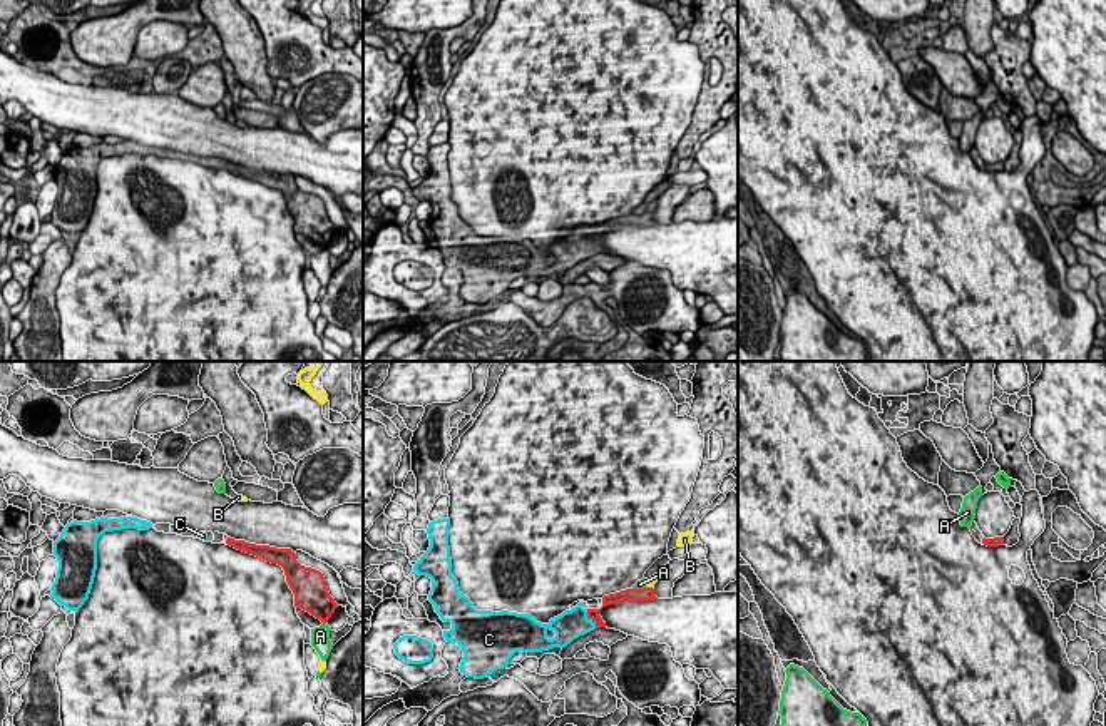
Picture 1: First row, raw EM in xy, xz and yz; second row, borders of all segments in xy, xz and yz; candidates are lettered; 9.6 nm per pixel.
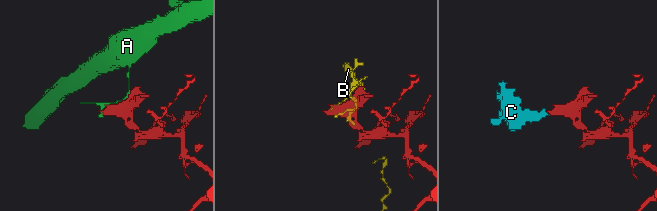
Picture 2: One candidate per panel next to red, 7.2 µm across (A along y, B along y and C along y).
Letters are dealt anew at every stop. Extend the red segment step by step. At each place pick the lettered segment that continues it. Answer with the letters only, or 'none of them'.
C

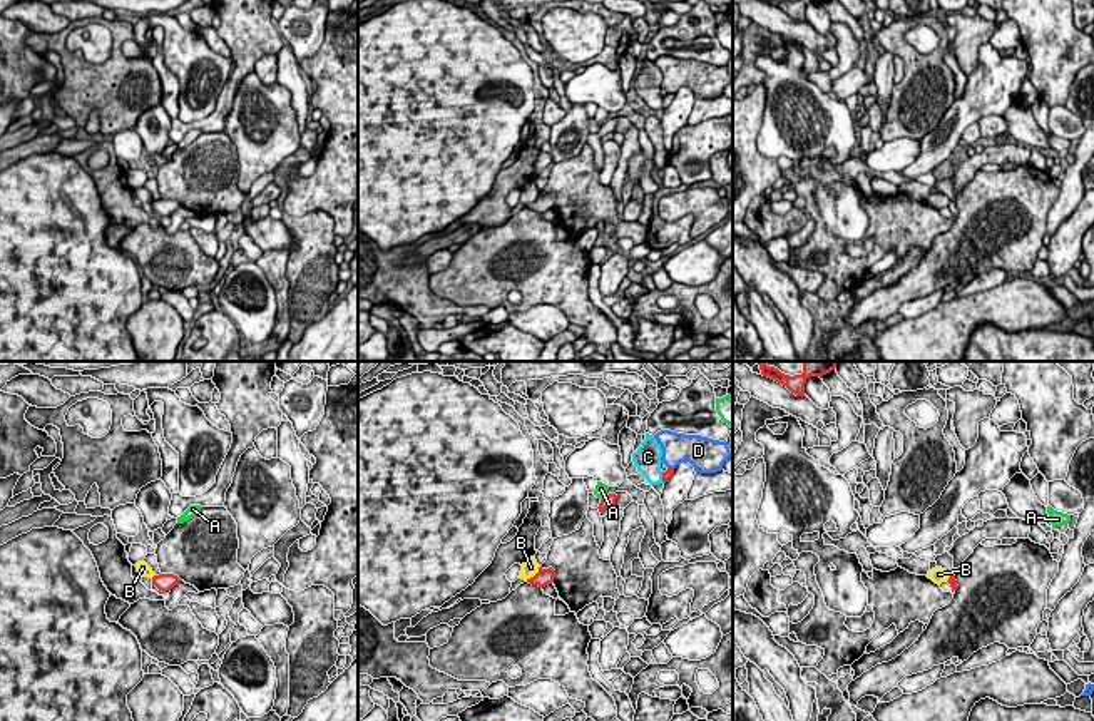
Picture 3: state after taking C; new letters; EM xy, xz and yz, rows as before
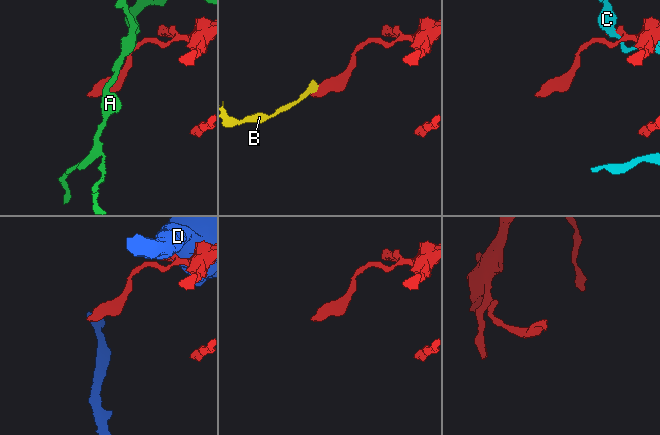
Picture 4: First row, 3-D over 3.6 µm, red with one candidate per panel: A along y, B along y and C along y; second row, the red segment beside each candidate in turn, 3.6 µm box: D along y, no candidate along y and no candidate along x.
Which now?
none of them

